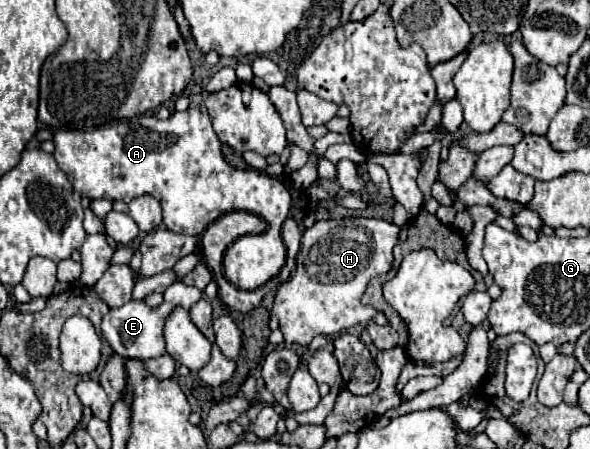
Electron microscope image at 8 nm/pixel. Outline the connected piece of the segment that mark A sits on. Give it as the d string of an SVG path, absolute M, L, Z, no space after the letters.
M188 107L186 111L172 113L166 121L160 121L154 115L140 115L134 119L120 121L114 127L100 127L88 131L61 129L54 135L52 143L56 145L56 163L82 197L110 201L122 199L130 203L132 199L148 193L162 203L162 222L170 231L176 233L200 235L202 229L206 229L224 213L240 209L256 213L268 225L280 227L290 211L290 193L278 177L270 177L264 171L236 171L224 161L220 141L212 129L212 123L208 115L202 113L198 107Z

